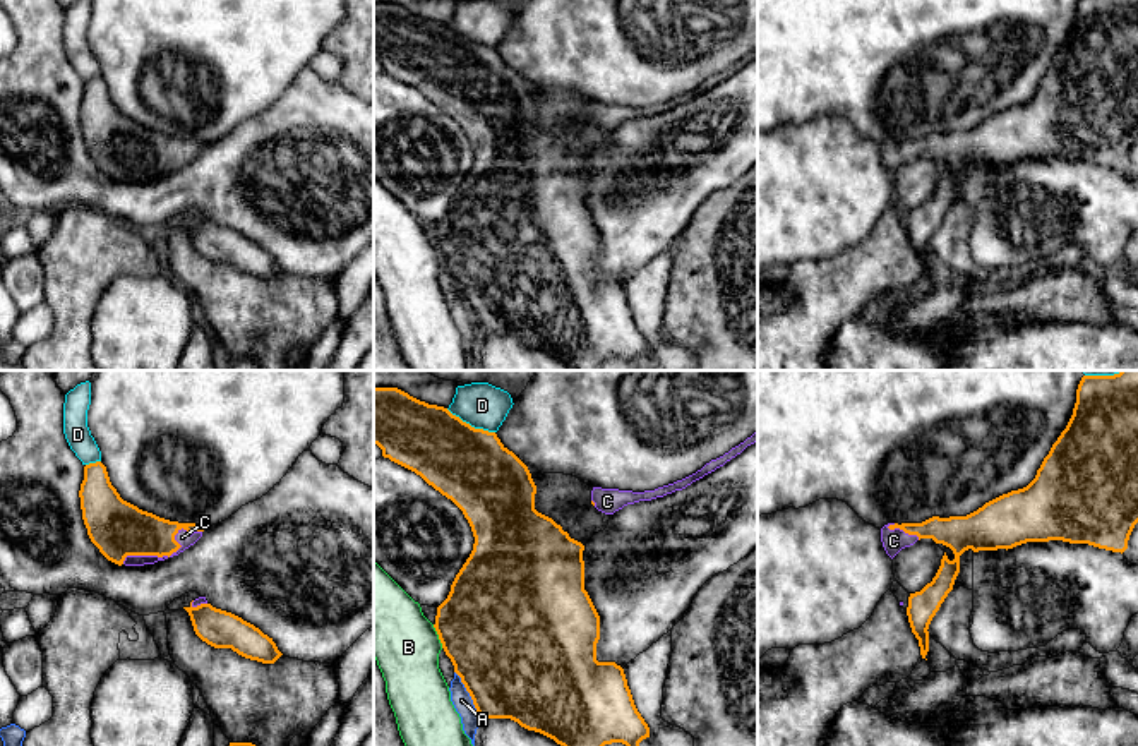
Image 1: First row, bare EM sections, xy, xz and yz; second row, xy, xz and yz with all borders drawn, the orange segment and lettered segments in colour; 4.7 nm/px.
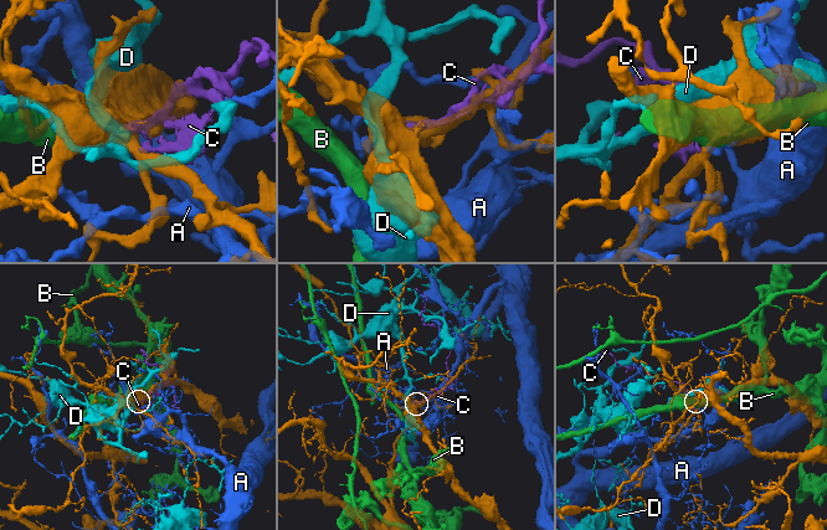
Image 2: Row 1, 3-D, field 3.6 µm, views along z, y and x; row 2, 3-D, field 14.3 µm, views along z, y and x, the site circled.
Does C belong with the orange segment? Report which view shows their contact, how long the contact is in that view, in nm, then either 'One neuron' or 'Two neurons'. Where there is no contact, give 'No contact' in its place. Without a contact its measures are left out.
Touches orange in xy. Shared border 400 nm. One neuron

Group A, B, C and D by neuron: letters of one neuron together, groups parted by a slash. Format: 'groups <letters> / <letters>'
groups A / B / C / D

